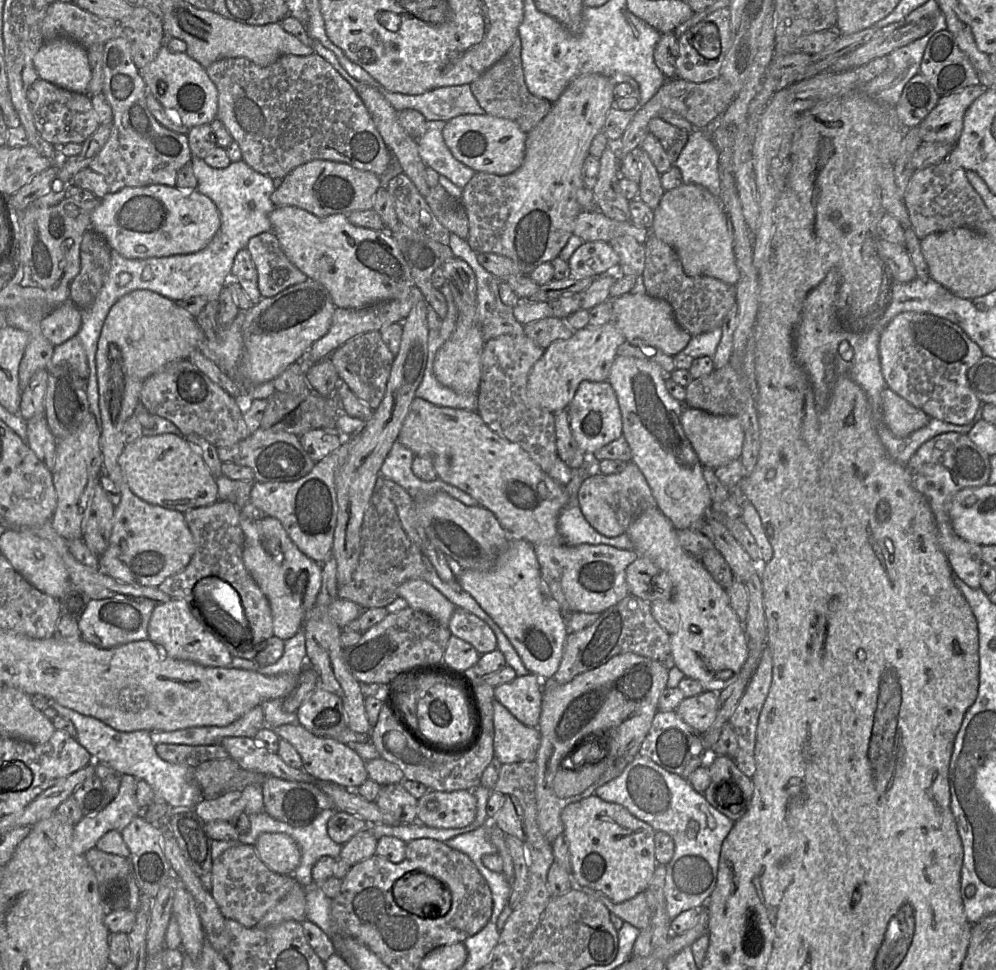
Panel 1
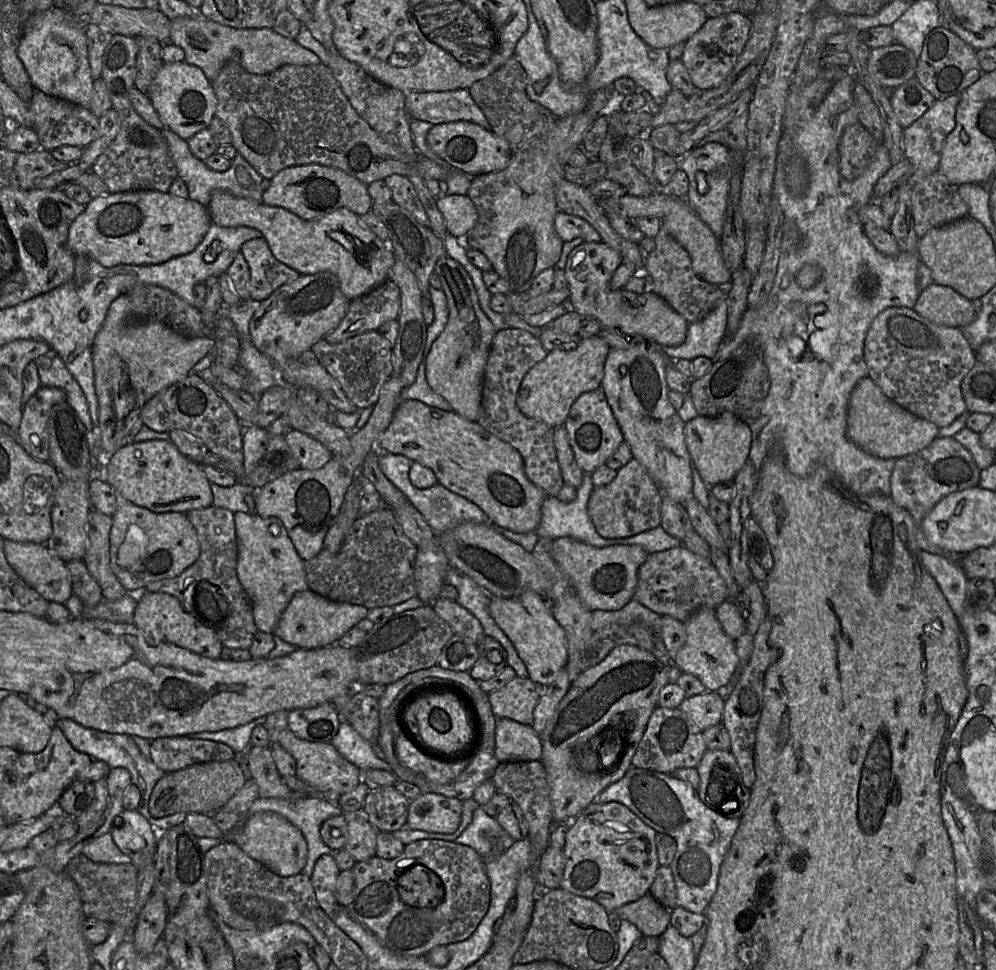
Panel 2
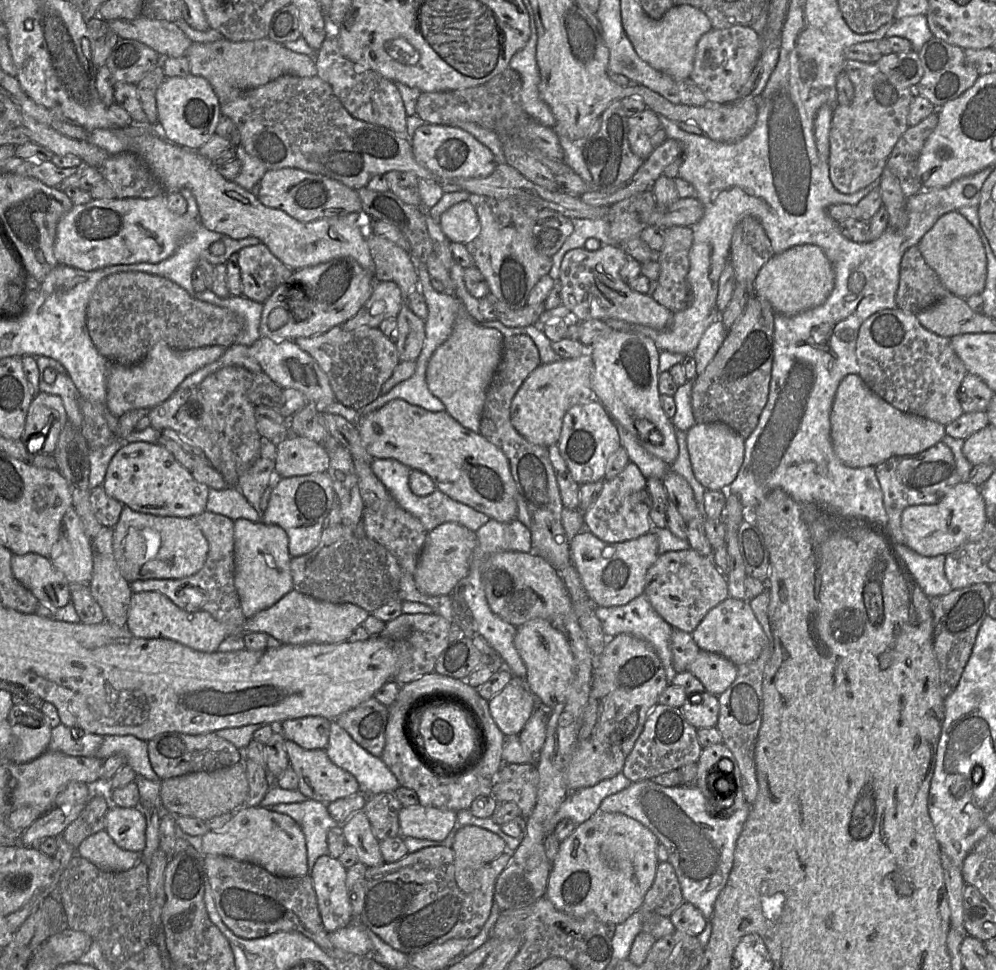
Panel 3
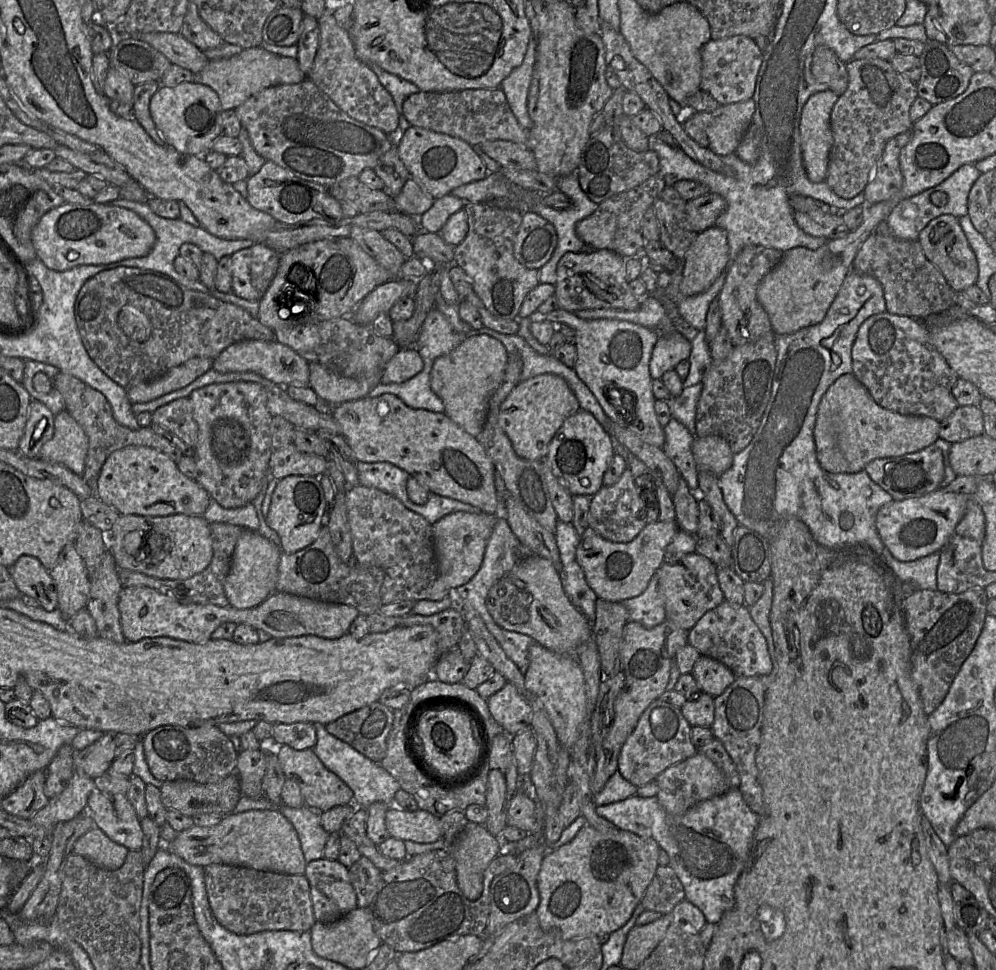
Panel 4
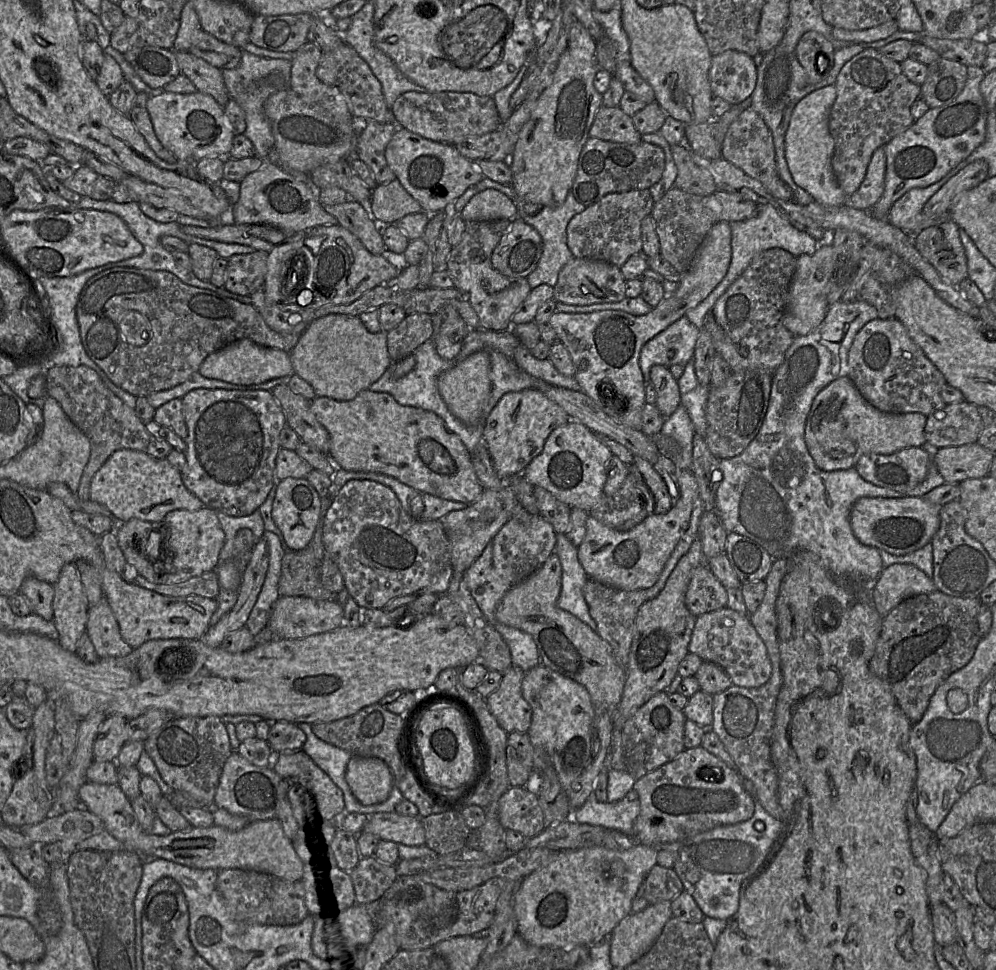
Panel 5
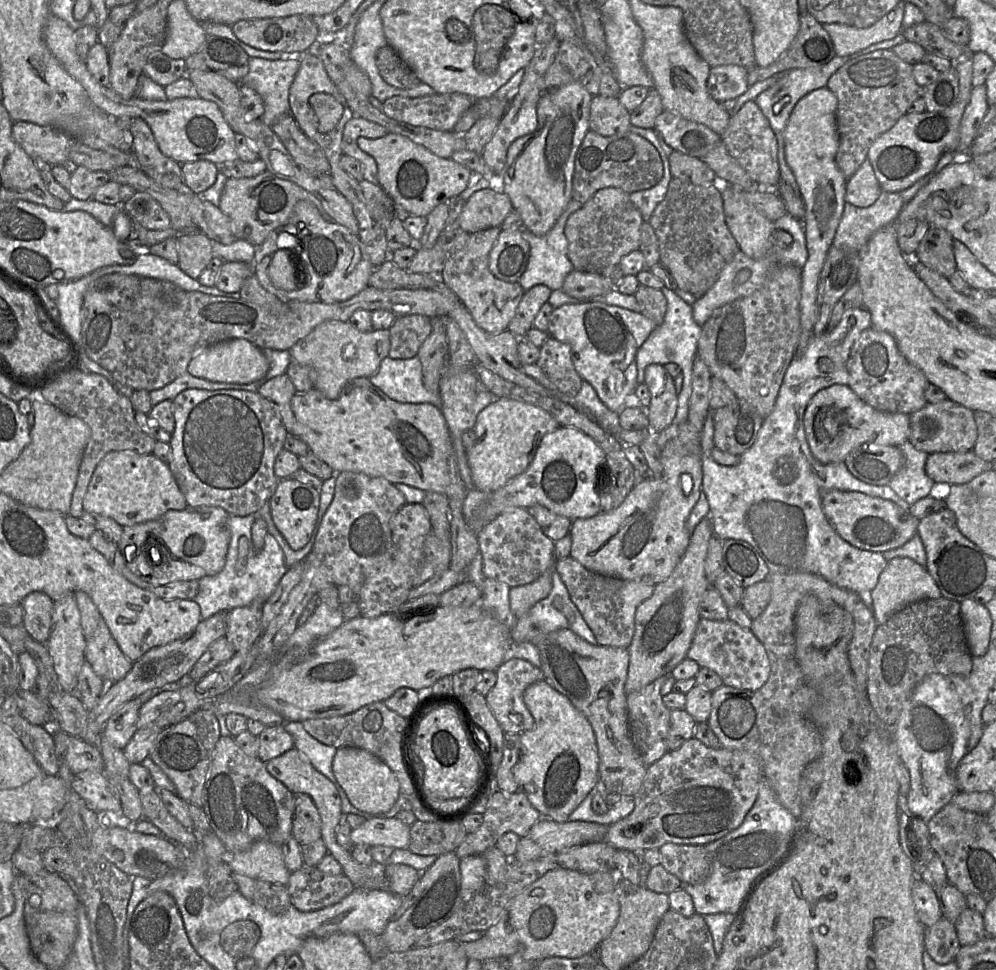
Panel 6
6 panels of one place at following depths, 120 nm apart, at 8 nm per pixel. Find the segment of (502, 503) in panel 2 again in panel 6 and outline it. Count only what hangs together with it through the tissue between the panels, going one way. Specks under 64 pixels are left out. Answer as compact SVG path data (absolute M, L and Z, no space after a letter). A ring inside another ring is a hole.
M368 378L351 380L335 400L327 399L319 391L296 393L291 399L296 419L296 431L310 452L336 473L349 471L371 477L381 477L392 484L406 484L423 491L445 494L449 484L447 460L452 441L445 418L438 407L429 403L400 403L388 398Z

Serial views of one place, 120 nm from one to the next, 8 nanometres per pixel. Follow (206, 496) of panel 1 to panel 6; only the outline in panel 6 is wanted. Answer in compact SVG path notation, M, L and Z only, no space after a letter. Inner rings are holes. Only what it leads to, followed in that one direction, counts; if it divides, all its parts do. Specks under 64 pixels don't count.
M111 451L96 466L83 500L86 514L109 517L122 527L161 518L169 510L188 507L168 464L152 454Z

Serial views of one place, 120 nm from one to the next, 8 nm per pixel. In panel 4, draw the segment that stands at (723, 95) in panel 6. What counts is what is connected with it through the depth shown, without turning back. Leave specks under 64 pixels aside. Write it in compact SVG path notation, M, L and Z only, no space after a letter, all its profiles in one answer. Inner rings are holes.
M743 35L720 40L710 39L701 48L701 59L700 89L710 94L720 106L746 101L753 97L763 60L763 52L755 39Z

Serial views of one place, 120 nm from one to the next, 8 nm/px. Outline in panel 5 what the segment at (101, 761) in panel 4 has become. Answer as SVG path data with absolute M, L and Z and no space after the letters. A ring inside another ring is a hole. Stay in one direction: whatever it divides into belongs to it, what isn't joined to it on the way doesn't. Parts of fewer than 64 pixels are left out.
M121 715L106 718L100 725L93 744L93 760L116 761L122 747L128 742L128 720Z

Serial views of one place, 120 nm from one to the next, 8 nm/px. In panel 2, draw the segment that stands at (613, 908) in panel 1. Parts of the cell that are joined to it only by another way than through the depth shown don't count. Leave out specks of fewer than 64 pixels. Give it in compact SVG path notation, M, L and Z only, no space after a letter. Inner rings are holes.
M649 892L640 899L626 903L615 911L621 919L634 924L643 935L660 937L670 926L670 910Z

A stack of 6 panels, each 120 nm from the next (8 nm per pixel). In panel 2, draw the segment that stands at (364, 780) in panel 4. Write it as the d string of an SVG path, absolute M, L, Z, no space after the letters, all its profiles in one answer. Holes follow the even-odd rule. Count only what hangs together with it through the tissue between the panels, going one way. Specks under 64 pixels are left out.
M342 720L337 734L330 743L346 760L355 764L362 772L368 769L391 771L390 765L375 754L370 742L356 732L347 721Z

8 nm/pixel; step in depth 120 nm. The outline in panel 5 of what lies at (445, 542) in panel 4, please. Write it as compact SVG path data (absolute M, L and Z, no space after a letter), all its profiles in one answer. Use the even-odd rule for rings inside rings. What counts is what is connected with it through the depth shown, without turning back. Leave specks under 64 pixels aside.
M509 487L499 490L484 489L482 495L466 509L452 511L440 520L451 545L453 572L464 573L468 570L500 528L511 518L518 505L520 503L516 495Z

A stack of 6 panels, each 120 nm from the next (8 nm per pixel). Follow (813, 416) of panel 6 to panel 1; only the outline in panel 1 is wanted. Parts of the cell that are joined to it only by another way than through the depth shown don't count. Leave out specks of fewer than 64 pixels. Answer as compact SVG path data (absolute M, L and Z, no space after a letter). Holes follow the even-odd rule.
M886 388L882 392L884 422L891 433L904 438L926 426L930 417Z

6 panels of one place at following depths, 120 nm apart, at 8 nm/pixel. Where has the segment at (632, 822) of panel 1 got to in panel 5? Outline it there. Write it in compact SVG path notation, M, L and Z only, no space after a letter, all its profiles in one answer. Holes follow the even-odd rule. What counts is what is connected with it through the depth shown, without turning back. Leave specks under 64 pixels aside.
M636 842L632 848L623 851L605 846L560 851L554 861L523 879L514 903L517 933L535 946L569 948L594 944L612 933L619 922L632 912L632 902L648 872L657 864L657 855L657 848Z

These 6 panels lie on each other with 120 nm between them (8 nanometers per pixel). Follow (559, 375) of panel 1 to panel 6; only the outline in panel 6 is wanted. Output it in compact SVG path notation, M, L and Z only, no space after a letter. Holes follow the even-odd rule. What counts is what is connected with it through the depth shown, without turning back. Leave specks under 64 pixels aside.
M500 398L482 410L472 429L476 441L467 453L473 488L493 492L523 473L533 460L543 436L559 423L542 408L525 402Z

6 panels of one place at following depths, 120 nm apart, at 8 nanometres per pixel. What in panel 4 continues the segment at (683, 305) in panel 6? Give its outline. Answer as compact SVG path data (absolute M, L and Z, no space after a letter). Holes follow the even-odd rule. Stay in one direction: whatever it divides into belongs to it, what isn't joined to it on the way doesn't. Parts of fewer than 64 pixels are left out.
M677 331L660 334L649 361L651 378L660 379L665 372L673 370L679 362L688 359L691 348L691 341ZM671 418L664 427L664 434L664 452L677 467L689 488L698 492L698 469L692 453L695 435L675 418Z

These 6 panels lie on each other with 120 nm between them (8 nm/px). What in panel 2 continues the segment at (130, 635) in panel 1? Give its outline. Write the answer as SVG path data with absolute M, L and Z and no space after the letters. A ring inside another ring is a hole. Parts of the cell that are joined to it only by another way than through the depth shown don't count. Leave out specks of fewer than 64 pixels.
M125 595L115 601L103 599L96 606L83 606L82 618L103 619L117 623L133 623L137 599L134 595Z

